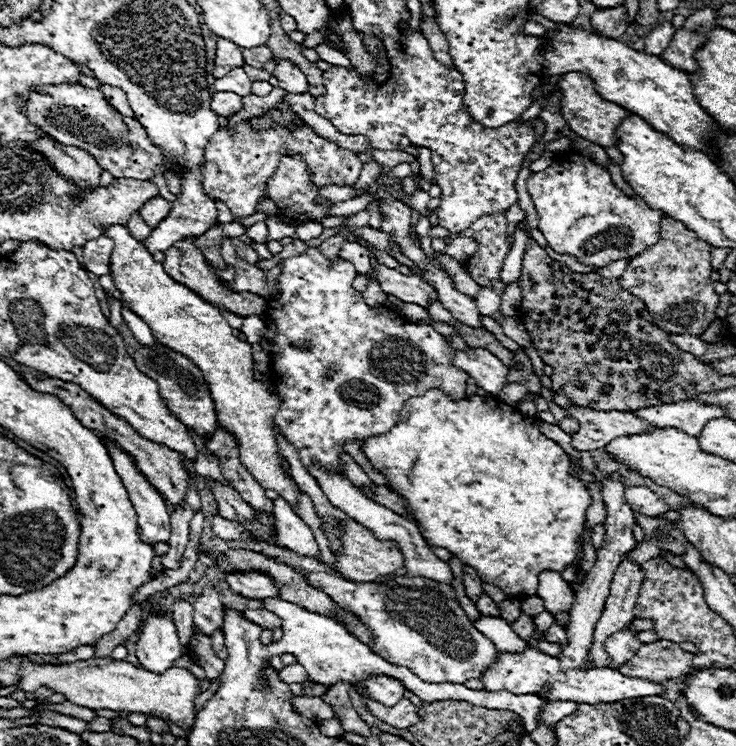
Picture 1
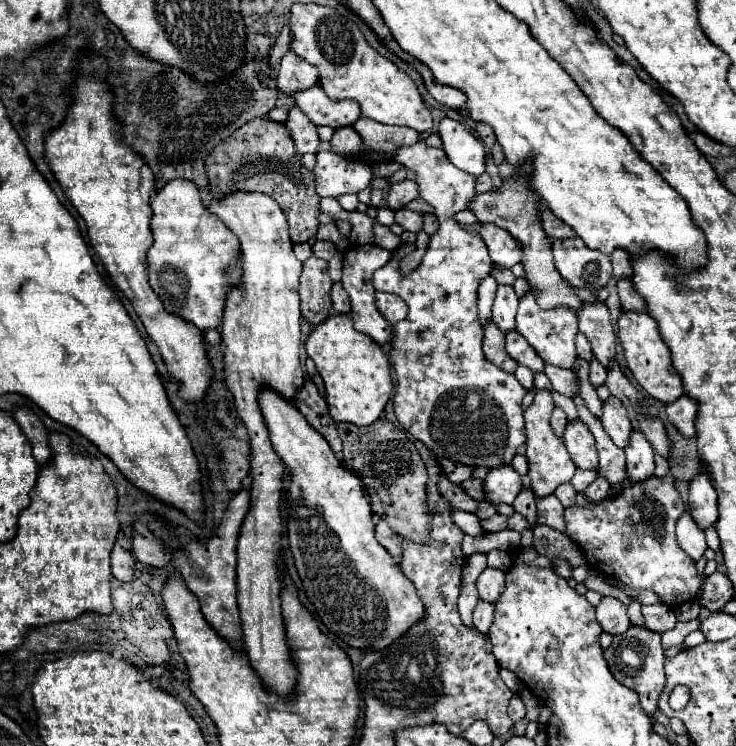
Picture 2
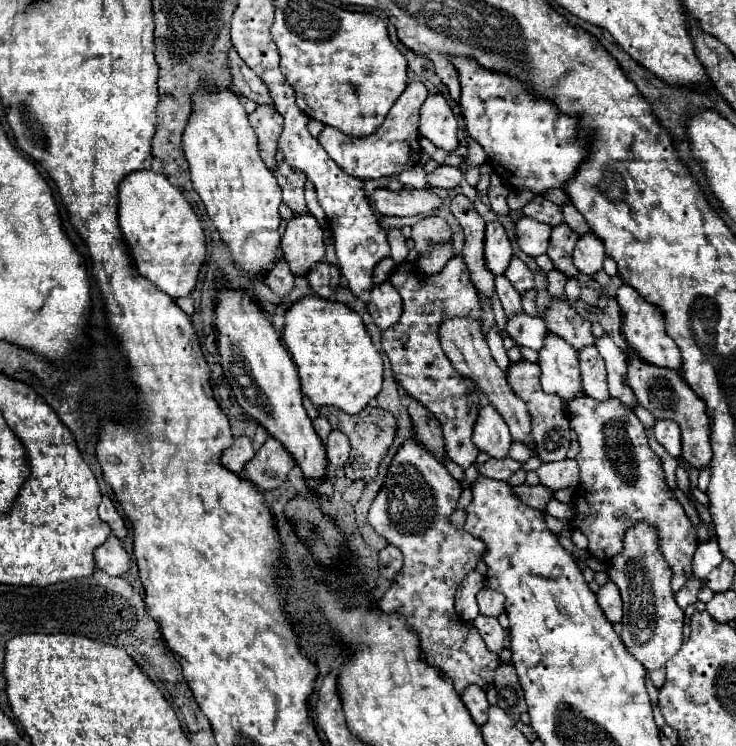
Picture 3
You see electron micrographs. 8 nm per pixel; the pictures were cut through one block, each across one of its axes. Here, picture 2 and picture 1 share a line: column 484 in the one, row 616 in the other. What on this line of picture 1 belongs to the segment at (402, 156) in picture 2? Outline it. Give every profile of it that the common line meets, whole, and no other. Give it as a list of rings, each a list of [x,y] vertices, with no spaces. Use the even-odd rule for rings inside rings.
[[[324,572],[306,576],[314,588],[332,596],[342,608],[356,612],[356,616],[372,628],[372,652],[390,664],[406,666],[424,682],[464,684],[466,680],[482,678],[498,658],[492,640],[474,628],[458,604],[456,592],[448,584],[406,576],[394,576],[384,582],[352,582]],[[246,610],[244,616],[248,616],[248,620],[256,620],[256,624],[260,624],[262,628],[274,630],[274,628],[282,626],[282,620],[268,610]]]

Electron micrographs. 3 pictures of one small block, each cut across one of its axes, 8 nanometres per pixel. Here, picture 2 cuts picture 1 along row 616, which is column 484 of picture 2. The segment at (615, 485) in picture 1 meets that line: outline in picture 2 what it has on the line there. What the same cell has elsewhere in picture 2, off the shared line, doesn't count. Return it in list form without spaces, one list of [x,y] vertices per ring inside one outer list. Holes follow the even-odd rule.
[[[486,568],[476,580],[476,588],[482,600],[496,602],[498,596],[504,592],[504,572],[496,568]]]

